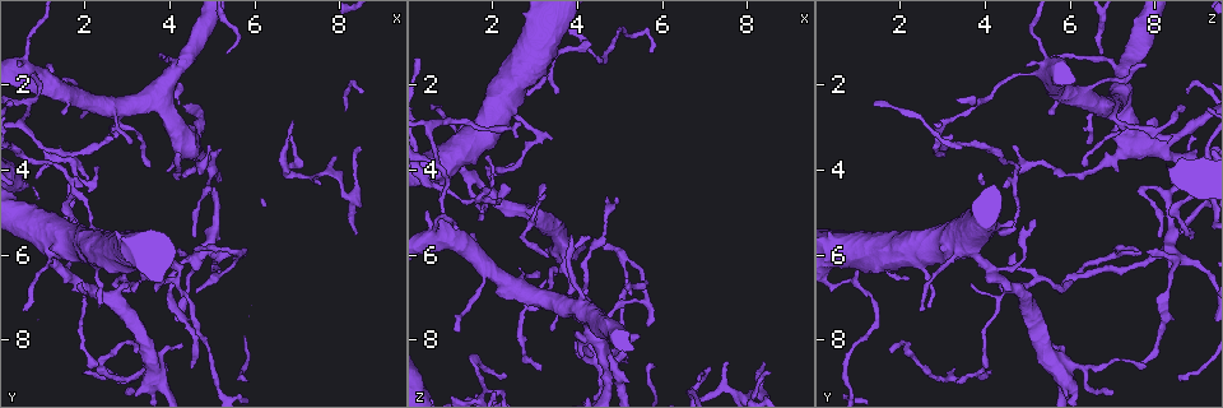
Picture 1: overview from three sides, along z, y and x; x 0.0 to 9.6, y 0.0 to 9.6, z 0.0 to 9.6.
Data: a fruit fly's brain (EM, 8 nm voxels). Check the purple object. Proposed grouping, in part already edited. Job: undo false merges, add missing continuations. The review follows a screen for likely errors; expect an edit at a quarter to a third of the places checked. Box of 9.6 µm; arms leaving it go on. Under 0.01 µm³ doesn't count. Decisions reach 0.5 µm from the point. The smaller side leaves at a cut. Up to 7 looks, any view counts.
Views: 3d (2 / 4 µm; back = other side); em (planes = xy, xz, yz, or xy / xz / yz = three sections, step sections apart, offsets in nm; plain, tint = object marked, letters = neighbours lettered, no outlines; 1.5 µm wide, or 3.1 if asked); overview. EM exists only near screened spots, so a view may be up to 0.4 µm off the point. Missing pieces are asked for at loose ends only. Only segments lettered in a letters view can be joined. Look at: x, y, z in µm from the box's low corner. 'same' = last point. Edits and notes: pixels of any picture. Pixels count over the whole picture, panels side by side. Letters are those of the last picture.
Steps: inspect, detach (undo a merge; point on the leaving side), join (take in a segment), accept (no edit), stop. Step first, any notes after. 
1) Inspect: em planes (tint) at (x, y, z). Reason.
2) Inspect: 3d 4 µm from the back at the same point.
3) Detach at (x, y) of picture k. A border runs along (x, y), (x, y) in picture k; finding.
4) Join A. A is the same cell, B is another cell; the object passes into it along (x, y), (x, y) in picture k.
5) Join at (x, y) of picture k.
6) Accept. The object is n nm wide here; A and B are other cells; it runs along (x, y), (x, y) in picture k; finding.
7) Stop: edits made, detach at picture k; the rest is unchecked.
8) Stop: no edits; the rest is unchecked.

Inspect: 3d 4 µm at (7.55, 4.30, 8.50).

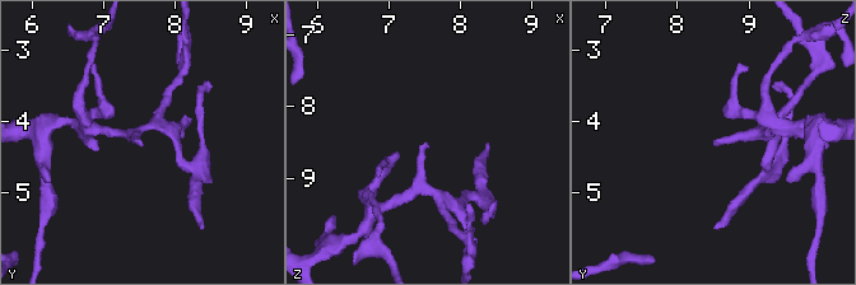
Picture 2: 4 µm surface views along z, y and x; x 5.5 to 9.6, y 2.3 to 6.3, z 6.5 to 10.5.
Inspect: em planes (letters) at (7.55, 4.35, 8.50).

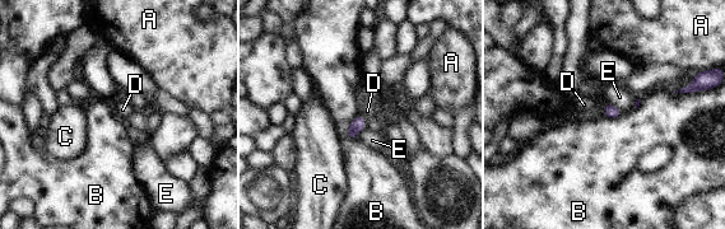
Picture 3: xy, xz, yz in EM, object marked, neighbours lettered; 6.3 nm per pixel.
Accept. The longest contact is with B, 190 nm; A, B, C, D and E are other cells; none of them fits.

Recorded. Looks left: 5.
Inspect: em xy step 4 (letters) at (3.20, 2.45, 8.60). An open end.

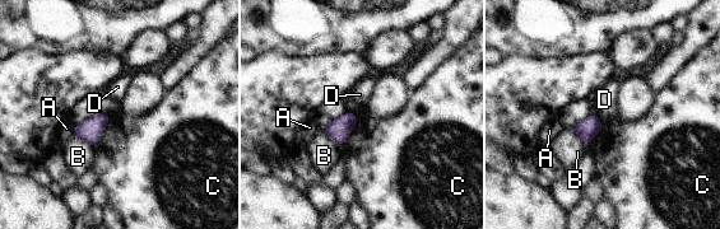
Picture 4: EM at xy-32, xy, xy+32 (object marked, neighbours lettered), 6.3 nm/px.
Accept. The object is 110 nm wide here; the longest contact is with C, 220 nm; A, B, C and D are other cells; no lettered segment goes on from it.

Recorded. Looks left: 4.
Inspect: 3d 4 µm at (0.80, 5.20, 4.70). Stops while still wide.

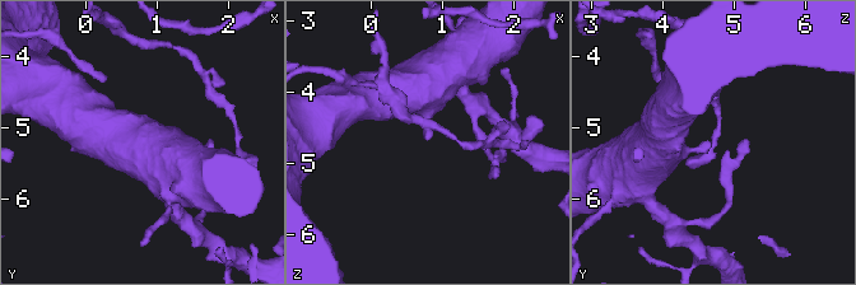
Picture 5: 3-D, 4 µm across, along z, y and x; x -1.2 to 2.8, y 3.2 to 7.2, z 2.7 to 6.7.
Inspect: em yz step 4 (tint) at (0.80, 5.25, 4.65).

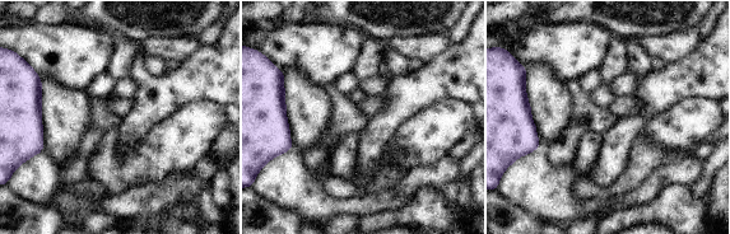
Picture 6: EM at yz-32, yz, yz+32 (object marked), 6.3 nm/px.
Inspect: em planes (letters) at the same point.

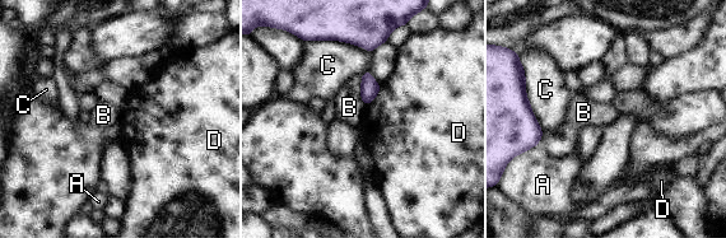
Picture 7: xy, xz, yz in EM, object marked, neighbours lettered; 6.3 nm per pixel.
Accept. A, B, C and D are other cells; a border runs along (380, 84), (378, 93), (366, 106) in picture 7; no lettered segment goes on from it.

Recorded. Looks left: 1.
Stop: no edits; the rest is unchecked.

